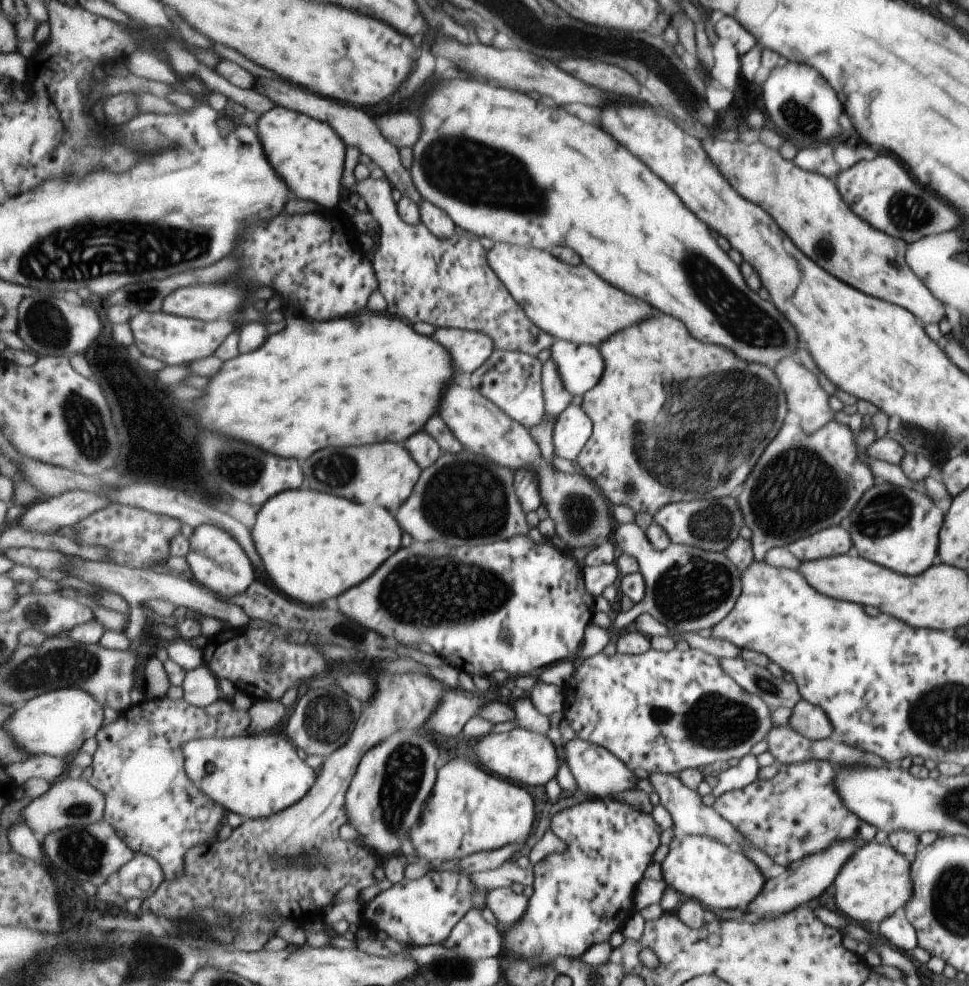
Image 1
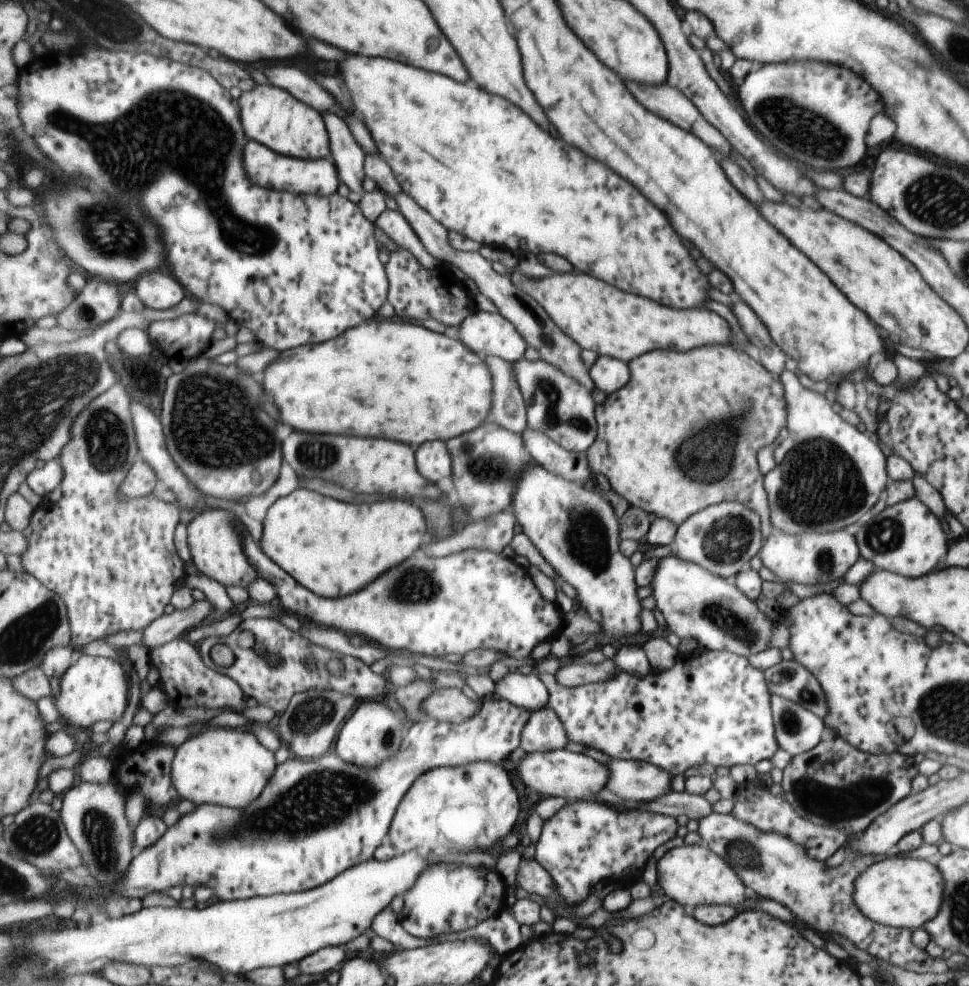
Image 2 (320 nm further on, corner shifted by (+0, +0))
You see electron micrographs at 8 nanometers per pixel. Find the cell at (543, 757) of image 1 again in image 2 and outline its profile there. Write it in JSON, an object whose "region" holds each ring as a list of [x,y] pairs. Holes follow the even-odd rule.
{"region":[[[566,749],[526,754],[523,760],[517,763],[517,767],[522,780],[529,788],[545,797],[561,796],[567,802],[607,793],[610,779],[610,768],[607,763],[590,757],[587,753],[575,753]]]}

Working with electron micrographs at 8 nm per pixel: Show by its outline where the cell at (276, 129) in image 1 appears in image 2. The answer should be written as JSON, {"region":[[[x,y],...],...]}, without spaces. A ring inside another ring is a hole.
{"region":[[[259,84],[251,92],[242,92],[239,97],[242,123],[250,139],[260,142],[275,152],[300,159],[331,158],[331,140],[325,128],[323,116],[297,100],[283,88],[271,84]]]}

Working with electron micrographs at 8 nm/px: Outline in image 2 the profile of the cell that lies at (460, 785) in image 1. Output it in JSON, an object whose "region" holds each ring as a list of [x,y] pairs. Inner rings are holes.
{"region":[[[476,762],[428,770],[408,790],[397,809],[388,836],[399,855],[419,850],[493,850],[517,824],[521,799],[509,772],[499,763]]]}

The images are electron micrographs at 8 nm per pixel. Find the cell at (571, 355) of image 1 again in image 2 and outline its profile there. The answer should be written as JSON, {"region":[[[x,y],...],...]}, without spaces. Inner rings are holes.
{"region":[[[609,355],[598,357],[590,368],[590,375],[598,388],[609,395],[611,392],[617,392],[629,380],[627,363]]]}

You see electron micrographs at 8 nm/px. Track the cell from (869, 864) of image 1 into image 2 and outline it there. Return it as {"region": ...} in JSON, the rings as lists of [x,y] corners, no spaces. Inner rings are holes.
{"region":[[[891,857],[867,868],[856,878],[853,900],[869,920],[890,927],[913,929],[923,927],[943,905],[943,874],[927,859]]]}

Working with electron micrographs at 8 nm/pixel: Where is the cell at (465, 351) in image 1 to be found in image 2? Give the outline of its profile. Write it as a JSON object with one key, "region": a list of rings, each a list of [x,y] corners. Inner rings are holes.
{"region":[[[477,310],[464,320],[457,334],[472,352],[485,358],[498,356],[513,364],[523,358],[527,350],[528,341],[516,325],[499,312]]]}

